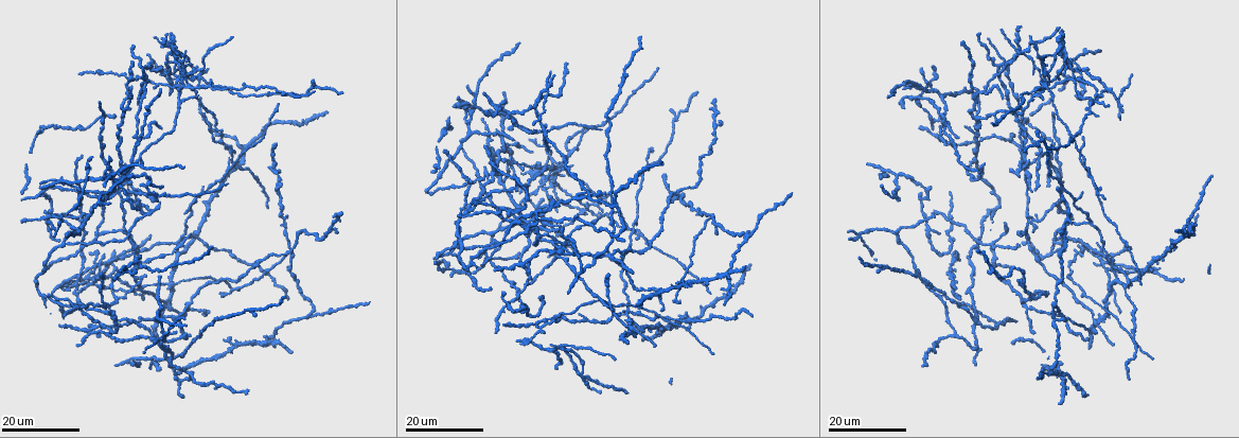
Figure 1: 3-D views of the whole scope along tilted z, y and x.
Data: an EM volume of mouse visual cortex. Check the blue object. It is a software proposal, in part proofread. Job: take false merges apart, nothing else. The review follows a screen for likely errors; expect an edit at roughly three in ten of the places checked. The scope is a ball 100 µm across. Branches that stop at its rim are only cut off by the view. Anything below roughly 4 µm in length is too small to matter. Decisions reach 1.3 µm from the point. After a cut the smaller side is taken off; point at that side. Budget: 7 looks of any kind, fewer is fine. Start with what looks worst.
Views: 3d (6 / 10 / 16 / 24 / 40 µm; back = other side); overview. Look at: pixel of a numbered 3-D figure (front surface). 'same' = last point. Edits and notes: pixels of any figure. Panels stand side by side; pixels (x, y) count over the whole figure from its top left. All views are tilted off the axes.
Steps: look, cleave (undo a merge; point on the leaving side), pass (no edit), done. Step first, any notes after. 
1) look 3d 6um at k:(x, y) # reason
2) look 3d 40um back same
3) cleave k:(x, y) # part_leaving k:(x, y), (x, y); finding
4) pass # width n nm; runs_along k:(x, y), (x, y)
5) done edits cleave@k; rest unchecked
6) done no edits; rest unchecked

look 3d 16um at 1:(510, 157) # four or more arms meet

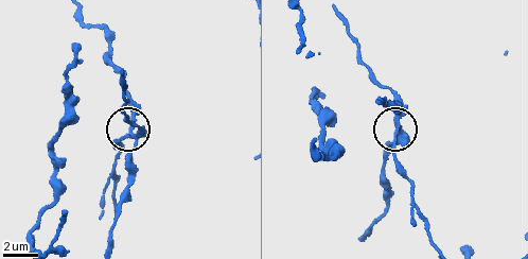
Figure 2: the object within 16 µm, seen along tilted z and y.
look 3d 10um at 2:(130, 132)

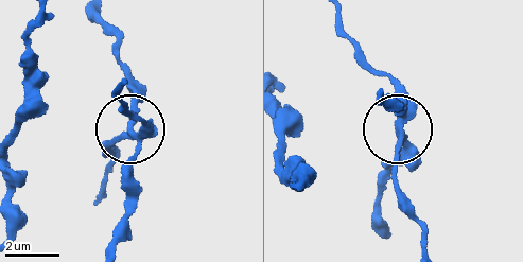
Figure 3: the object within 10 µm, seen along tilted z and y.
cleave 3:(120, 135) # two neurons meet here

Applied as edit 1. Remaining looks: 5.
look overview

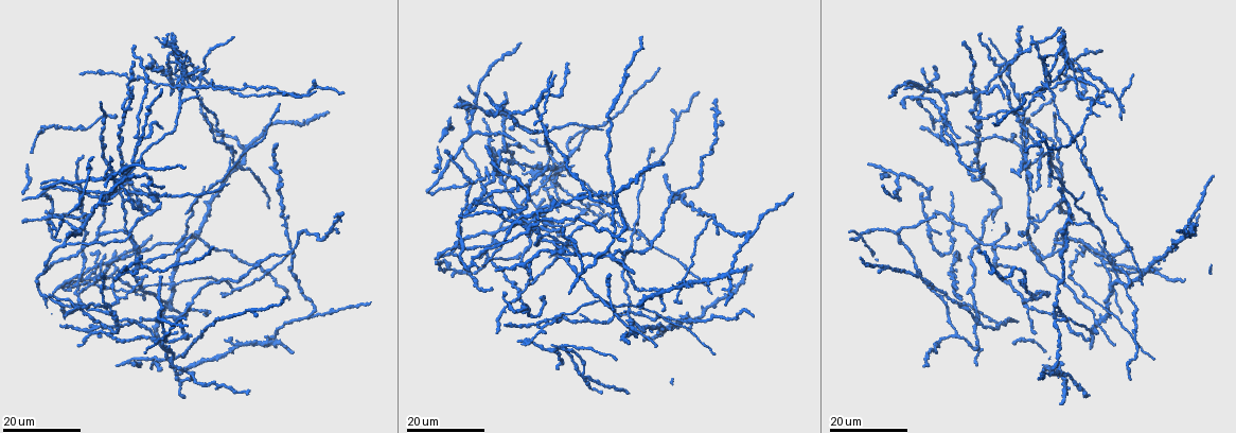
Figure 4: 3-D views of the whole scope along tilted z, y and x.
look 3d 16um at 4:(78, 297) # arms part here

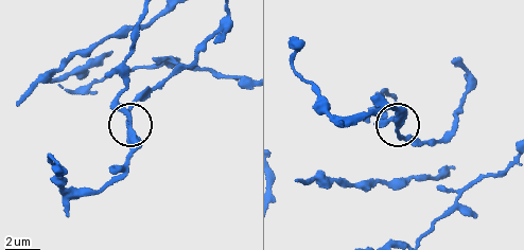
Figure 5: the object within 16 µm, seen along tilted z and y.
look 3d 6um at 5:(398, 127)

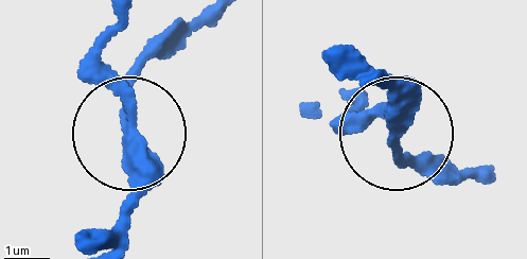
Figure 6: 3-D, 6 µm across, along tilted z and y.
look 3d 6um back at 6:(396, 137) # from behind

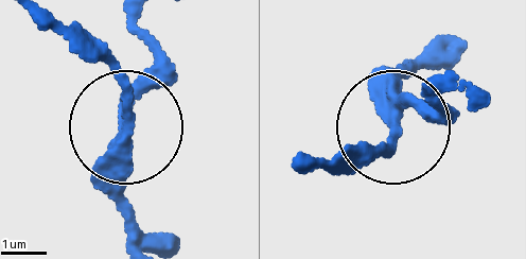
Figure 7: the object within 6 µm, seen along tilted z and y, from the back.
pass # width 250 nm; runs_along 7:(133, 22), (151, 81), (117, 158), (130, 238); one neuron here

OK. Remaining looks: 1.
done edits cleave@3; rest unchecked

